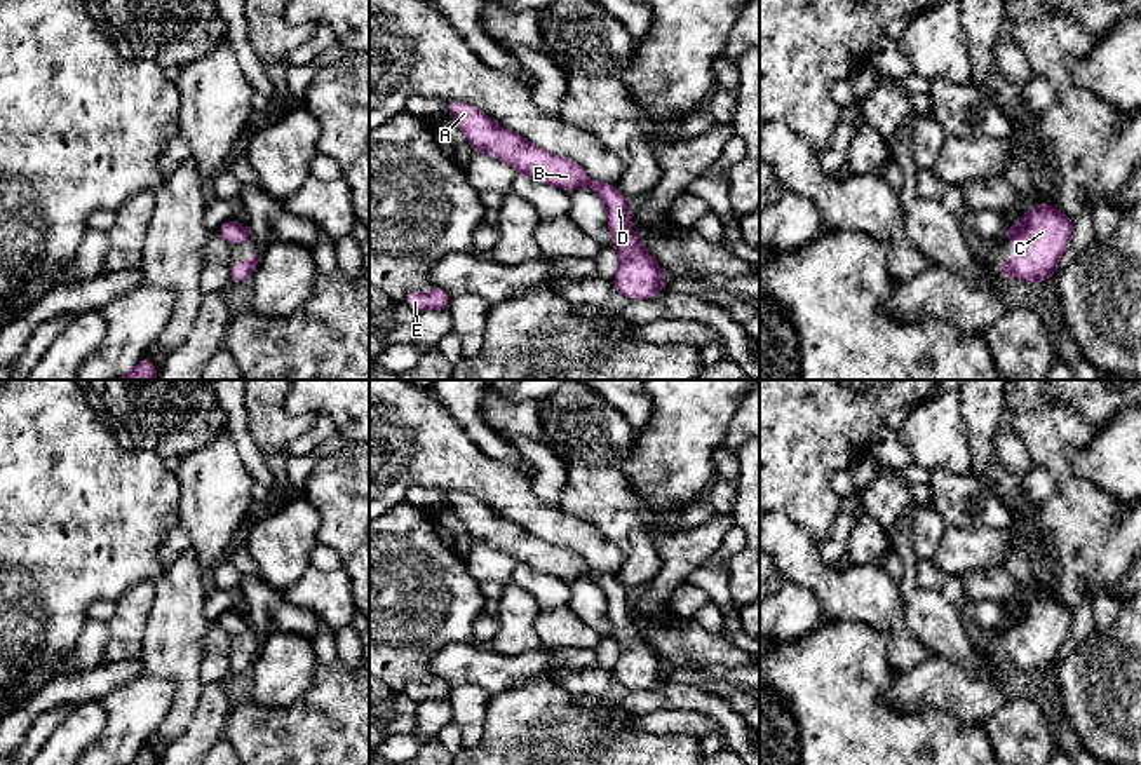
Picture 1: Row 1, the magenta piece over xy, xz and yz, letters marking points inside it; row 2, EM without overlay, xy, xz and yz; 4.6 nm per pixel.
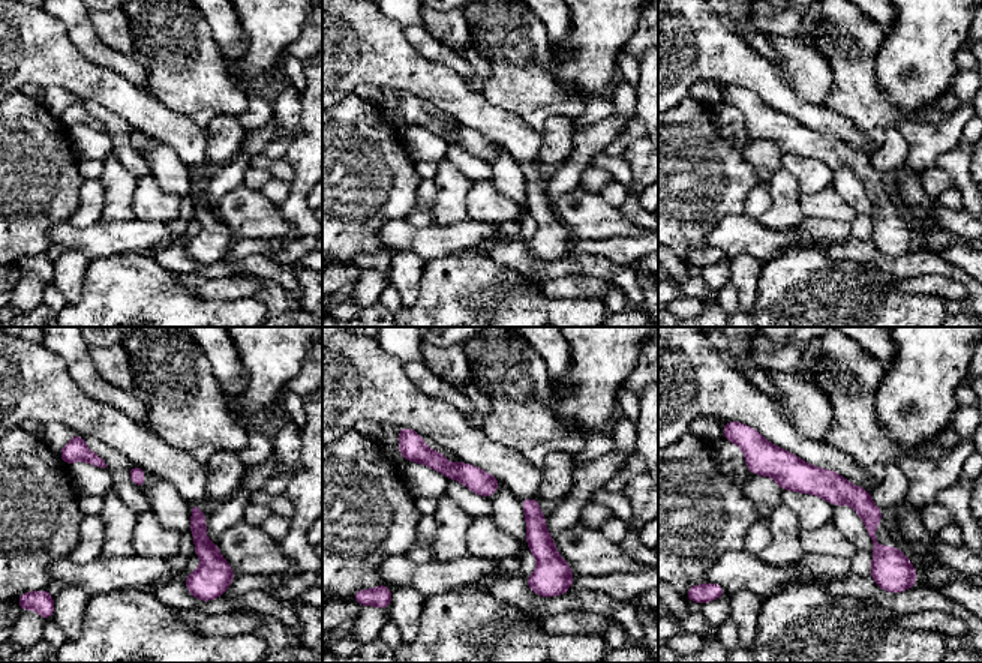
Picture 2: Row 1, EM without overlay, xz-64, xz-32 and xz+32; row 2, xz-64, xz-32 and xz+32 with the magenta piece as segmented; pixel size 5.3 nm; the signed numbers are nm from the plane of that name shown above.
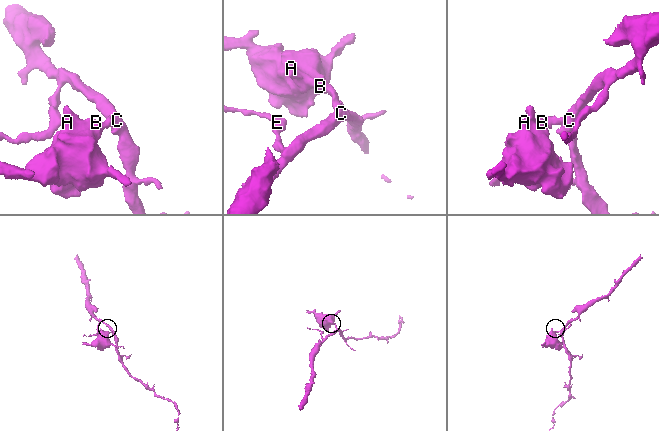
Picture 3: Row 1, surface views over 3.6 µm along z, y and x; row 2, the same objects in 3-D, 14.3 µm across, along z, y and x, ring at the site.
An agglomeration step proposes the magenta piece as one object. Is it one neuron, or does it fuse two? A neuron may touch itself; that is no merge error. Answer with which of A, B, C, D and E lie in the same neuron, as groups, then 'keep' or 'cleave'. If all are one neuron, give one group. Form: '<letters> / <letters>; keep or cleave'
A B C D E; keep

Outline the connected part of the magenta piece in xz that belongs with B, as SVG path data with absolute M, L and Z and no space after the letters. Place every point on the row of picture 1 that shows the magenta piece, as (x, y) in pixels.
M449 101L446 108L451 120L465 132L472 150L500 159L516 173L524 173L568 193L578 186L589 186L606 209L608 228L613 237L611 247L620 256L620 267L611 279L615 289L629 300L650 300L664 291L665 275L643 247L639 235L631 232L632 214L617 185L596 183L578 164L552 155L500 127L476 106Z

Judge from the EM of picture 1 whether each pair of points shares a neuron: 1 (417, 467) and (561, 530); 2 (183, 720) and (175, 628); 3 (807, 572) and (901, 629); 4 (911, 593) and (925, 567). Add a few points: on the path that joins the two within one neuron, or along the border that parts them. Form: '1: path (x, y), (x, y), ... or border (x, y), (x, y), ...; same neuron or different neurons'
1: path (453, 467), (464, 467), (499, 485), (525, 507); same neuron
2: path (183, 697), (183, 671), (175, 650); same neuron
3: path (830, 584), (842, 593), (863, 593), (878, 609); same neuron
4: border (918, 560), (917, 582), (941, 593), (951, 603); different neurons

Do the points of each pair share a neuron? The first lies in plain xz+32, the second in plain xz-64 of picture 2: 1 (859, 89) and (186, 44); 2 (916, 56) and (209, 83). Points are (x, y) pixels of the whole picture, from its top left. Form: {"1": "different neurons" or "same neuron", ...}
{"1": "same neuron", "2": "different neurons"}

